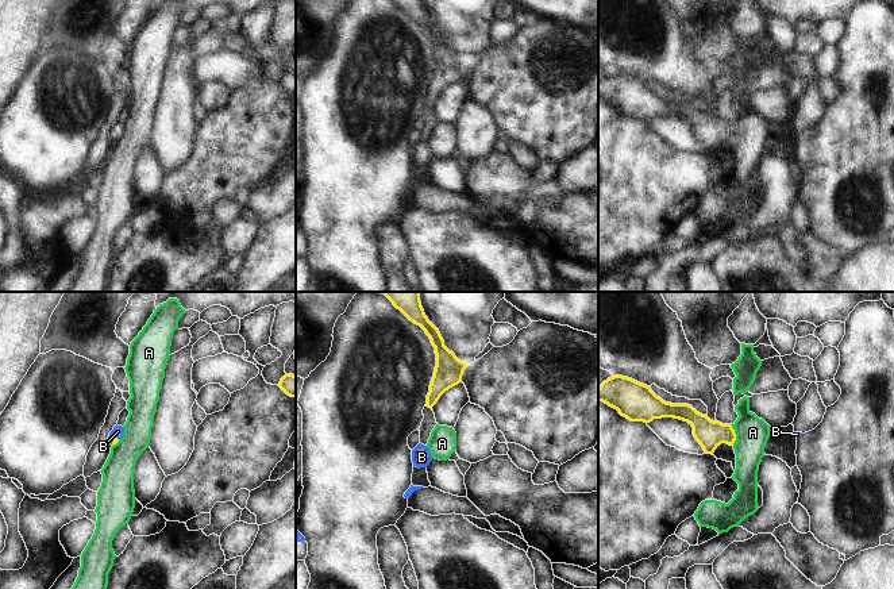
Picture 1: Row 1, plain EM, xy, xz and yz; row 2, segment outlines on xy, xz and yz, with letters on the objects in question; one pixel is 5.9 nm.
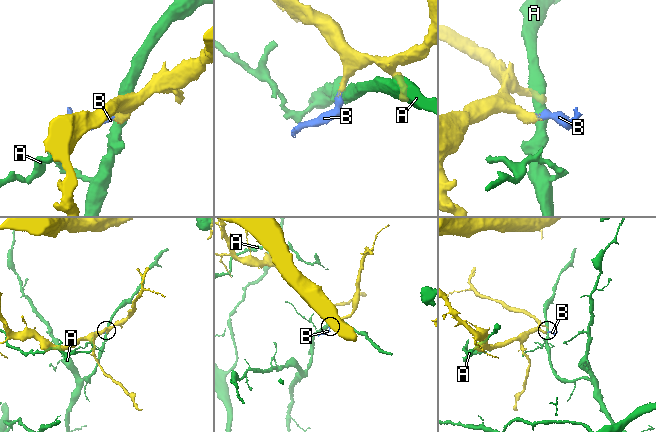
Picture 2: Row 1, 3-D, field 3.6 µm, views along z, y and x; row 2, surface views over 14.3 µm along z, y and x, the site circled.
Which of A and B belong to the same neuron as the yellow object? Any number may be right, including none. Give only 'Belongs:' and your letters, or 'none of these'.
Belongs: B

